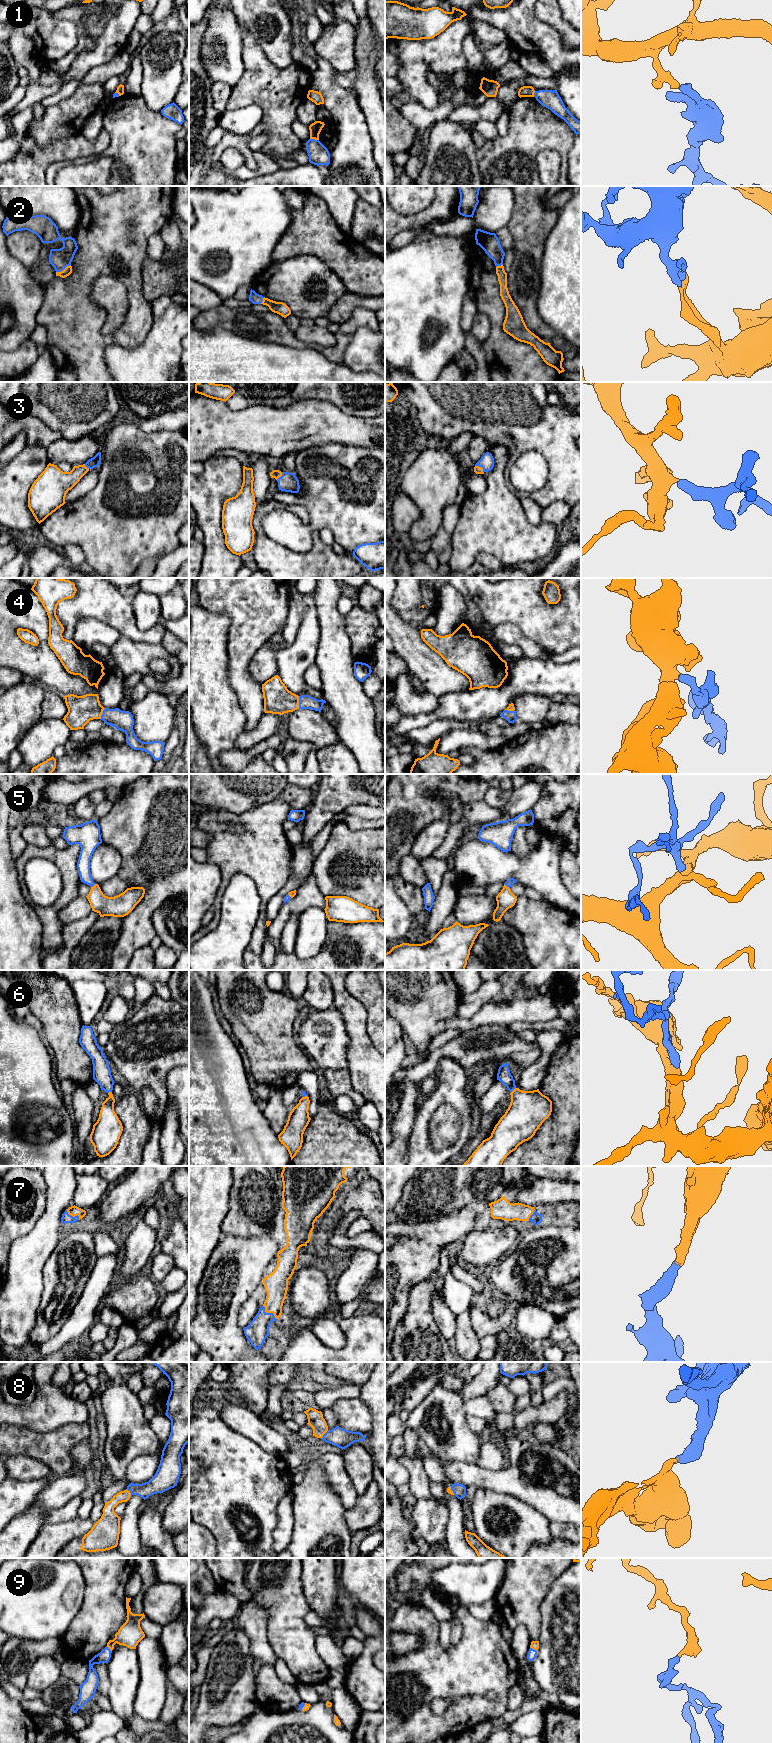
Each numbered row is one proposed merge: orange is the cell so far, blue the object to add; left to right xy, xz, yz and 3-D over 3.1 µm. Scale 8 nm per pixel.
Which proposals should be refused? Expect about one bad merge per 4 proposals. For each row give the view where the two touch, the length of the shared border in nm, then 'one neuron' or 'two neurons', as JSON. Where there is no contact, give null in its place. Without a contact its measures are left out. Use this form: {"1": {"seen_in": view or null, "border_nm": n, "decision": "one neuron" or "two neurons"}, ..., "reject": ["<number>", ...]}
{"1": {"seen_in": "xz", "border_nm": 70, "decision": "two neurons"}, "2": {"seen_in": "xy", "border_nm": 140, "decision": "one neuron"}, "3": {"seen_in": "yz", "border_nm": 90, "decision": "one neuron"}, "4": {"seen_in": "xz", "border_nm": 100, "decision": "one neuron"}, "5": {"seen_in": "yz", "border_nm": 60, "decision": "one neuron"}, "6": {"seen_in": "yz", "border_nm": 60, "decision": "one neuron"}, "7": {"seen_in": "xz", "border_nm": 160, "decision": "one neuron"}, "8": {"seen_in": "xz", "border_nm": 90, "decision": "one neuron"}, "9": {"seen_in": "yz", "border_nm": 70, "decision": "one neuron"}, "reject": ["1"]}

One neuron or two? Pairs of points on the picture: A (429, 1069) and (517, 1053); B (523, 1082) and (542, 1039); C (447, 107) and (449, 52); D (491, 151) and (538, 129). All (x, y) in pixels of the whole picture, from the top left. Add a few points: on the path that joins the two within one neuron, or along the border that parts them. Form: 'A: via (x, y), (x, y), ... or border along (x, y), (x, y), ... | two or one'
A: via (448, 1052), (494, 1053) | one
B: via (534, 1071), (542, 1063), (545, 1057), (545, 1050) | one
C: border along (416, 100), (427, 108), (435, 108), (439, 104) | two
D: via (503, 151), (513, 151), (526, 138) | one

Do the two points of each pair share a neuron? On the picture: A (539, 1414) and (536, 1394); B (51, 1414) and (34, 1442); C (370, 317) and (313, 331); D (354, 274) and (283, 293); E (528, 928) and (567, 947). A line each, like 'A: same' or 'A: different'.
A: different
B: different
C: different
D: different
E: same

